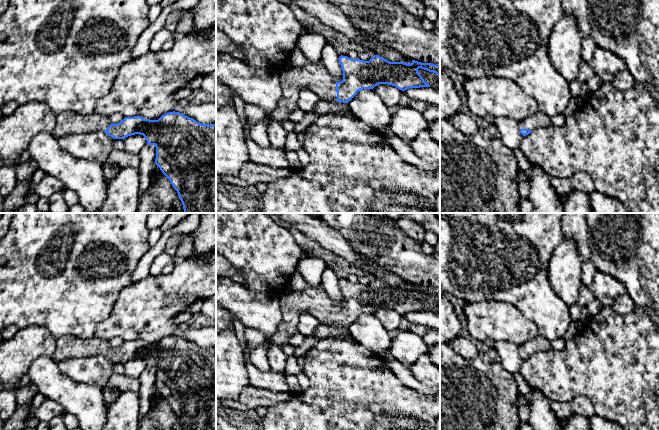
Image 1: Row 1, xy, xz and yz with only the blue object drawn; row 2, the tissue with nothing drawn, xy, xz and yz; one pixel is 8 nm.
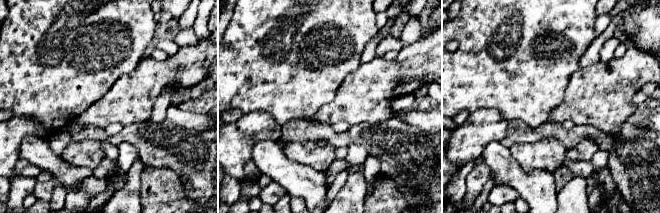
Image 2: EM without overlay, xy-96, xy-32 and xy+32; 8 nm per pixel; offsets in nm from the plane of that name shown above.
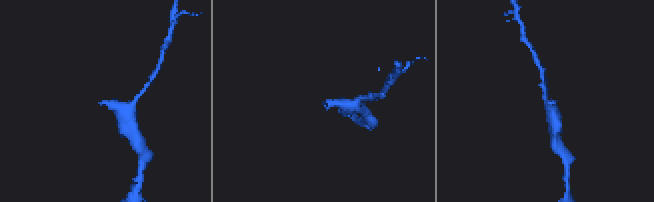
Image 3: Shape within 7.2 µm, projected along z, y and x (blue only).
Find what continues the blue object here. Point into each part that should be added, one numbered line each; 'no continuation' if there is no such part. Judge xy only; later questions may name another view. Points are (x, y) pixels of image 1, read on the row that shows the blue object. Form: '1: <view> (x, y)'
1: xy (67, 122)

